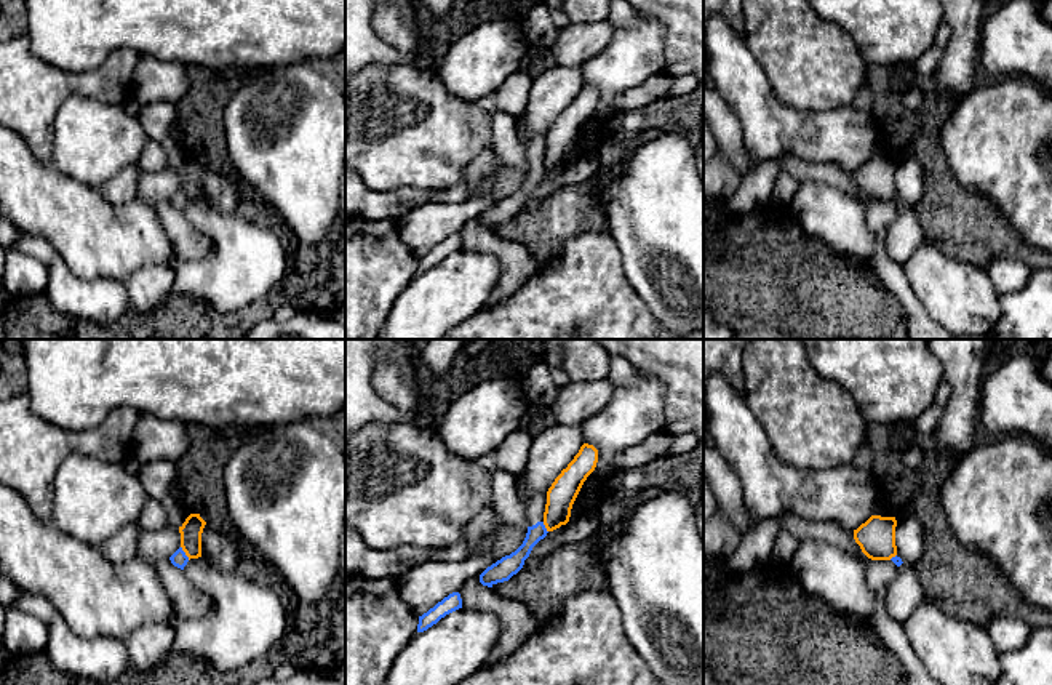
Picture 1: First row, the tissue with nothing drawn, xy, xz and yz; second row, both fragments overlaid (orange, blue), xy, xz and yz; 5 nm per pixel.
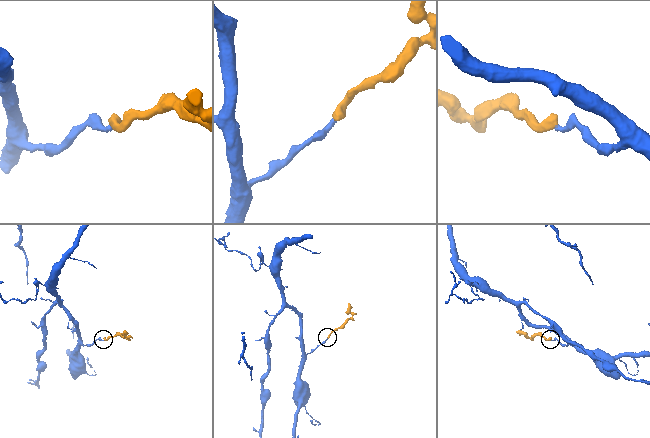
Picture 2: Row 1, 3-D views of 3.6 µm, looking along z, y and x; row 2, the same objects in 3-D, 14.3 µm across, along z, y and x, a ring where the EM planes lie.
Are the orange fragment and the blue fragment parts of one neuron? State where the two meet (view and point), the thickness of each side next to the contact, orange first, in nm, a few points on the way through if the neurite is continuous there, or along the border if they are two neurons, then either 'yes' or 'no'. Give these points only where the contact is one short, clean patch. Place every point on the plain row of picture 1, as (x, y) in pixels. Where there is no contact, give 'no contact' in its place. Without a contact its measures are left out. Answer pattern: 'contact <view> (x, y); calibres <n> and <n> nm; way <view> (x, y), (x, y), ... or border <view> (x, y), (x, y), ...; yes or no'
contact xy (184, 192); calibres 110 and 80 nm; border xy (181, 188), (189, 200); no

